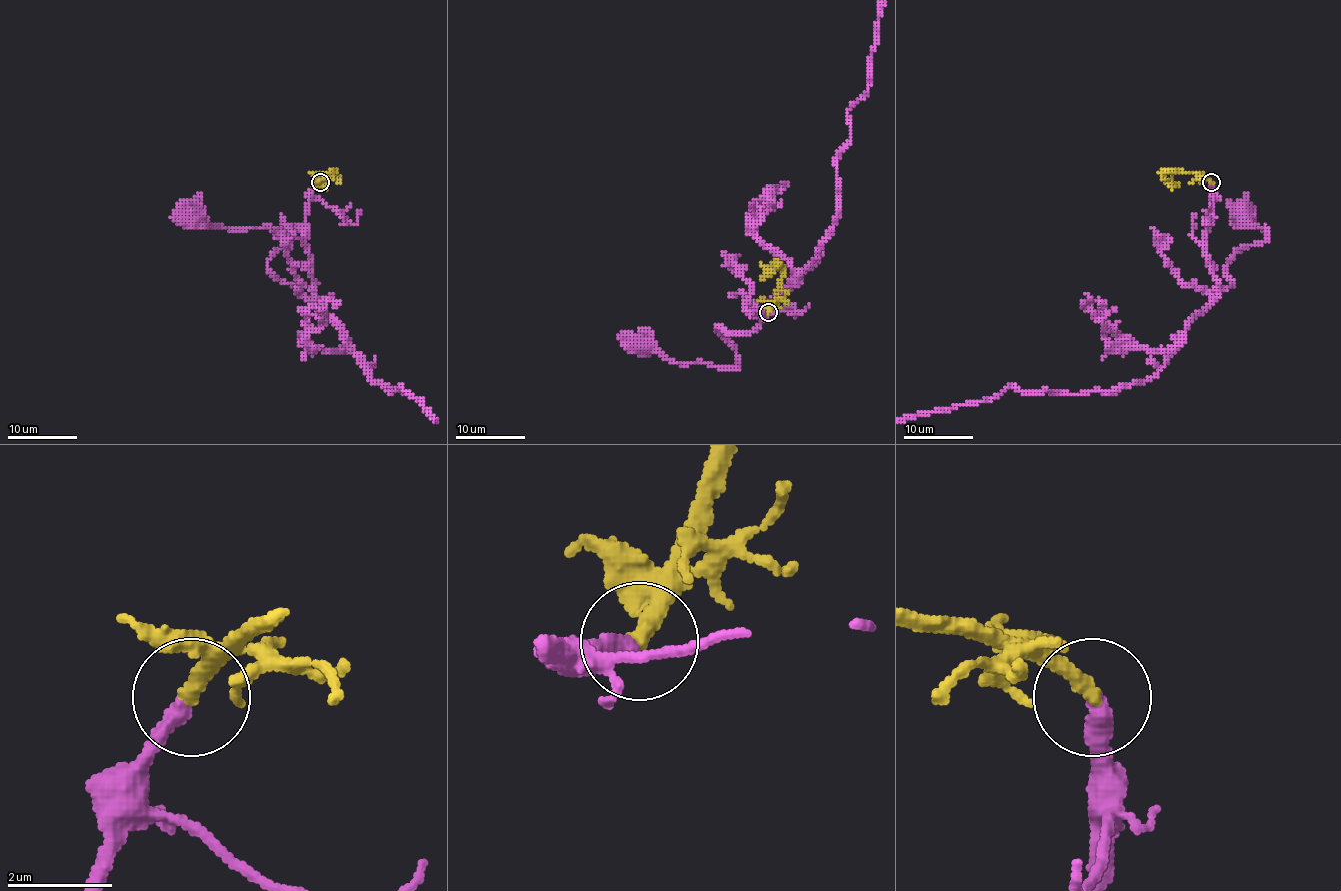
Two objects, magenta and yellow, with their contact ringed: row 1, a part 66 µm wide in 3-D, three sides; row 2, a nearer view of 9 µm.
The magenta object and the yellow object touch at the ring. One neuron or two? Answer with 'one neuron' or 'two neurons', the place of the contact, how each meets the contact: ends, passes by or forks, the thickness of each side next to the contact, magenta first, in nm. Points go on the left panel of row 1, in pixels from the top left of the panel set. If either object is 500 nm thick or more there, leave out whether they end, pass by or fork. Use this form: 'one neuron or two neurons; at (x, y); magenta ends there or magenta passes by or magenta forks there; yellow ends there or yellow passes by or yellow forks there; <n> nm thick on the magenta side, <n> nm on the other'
one neuron; at (320, 182); magenta ends there; yellow ends there; 360 nm thick on the magenta side, 340 nm on the other

